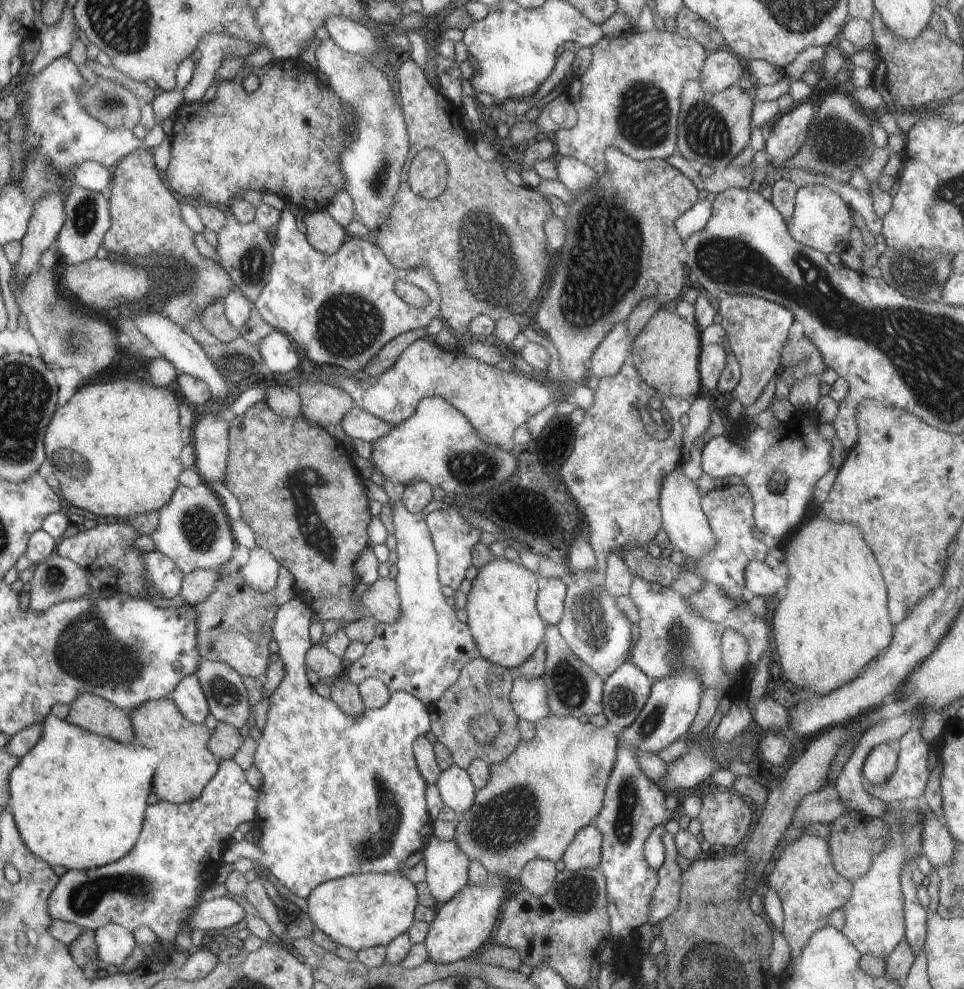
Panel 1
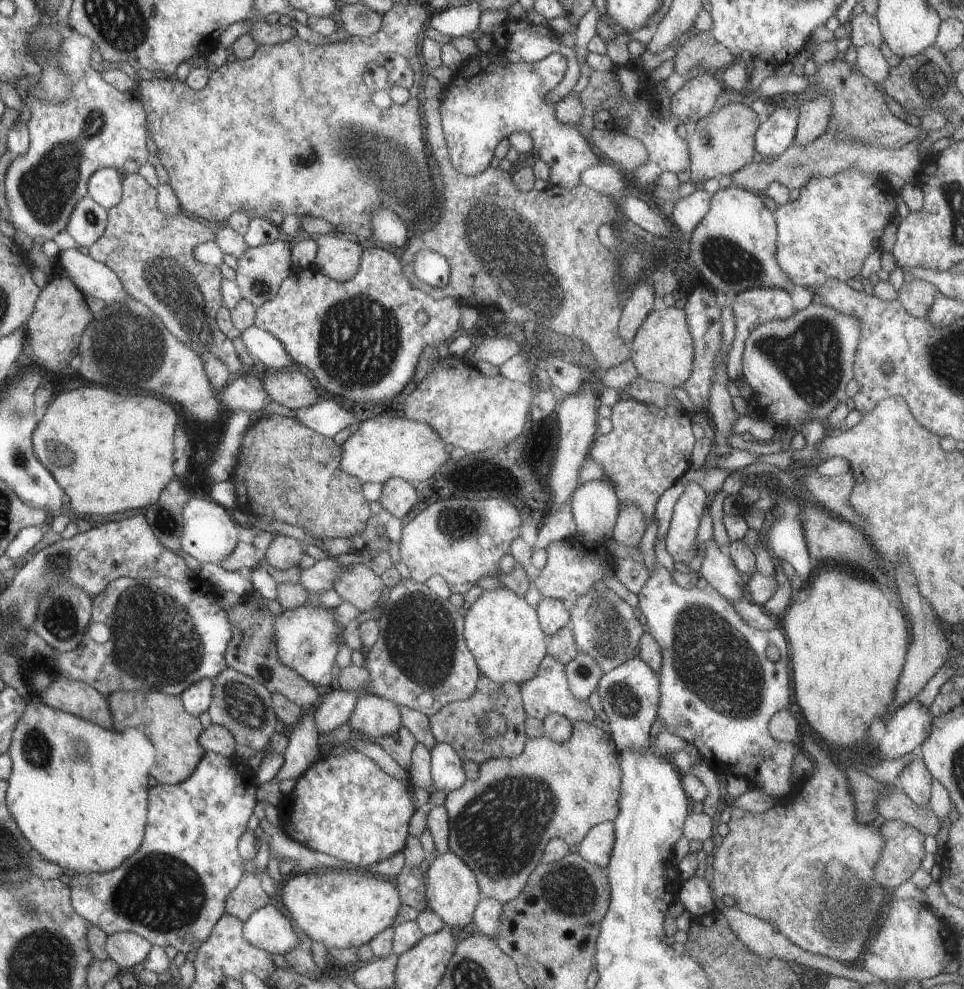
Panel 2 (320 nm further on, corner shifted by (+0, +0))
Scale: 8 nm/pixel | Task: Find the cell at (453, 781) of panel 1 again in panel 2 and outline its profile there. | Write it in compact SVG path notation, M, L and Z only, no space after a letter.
M437 743L430 752L433 787L447 794L462 788L468 778L458 752L446 743Z

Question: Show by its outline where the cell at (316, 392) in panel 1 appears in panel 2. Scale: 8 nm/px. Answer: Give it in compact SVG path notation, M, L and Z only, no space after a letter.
M268 370L261 382L271 402L277 402L293 411L308 408L322 400L312 380L302 372Z

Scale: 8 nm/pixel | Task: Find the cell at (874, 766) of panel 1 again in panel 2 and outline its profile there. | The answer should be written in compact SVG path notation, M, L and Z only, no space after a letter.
M918 700L898 708L886 721L886 734L878 742L885 760L894 760L917 751L932 732L932 714Z

